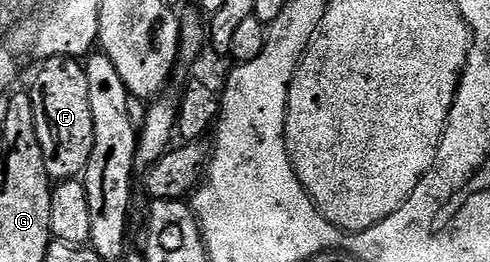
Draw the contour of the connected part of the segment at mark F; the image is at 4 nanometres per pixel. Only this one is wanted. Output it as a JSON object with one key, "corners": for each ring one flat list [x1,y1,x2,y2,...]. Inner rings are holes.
{"corners":[[46,58,39,63,40,71,32,78,32,87,30,93,32,96,32,107,34,108,34,128,38,136,38,144,42,148,44,157,44,167,48,173,49,179,52,180,76,180,83,175,84,170,88,167,90,152,94,148,94,116,90,112,90,84,86,84,86,72,83,65,75,58]]}

